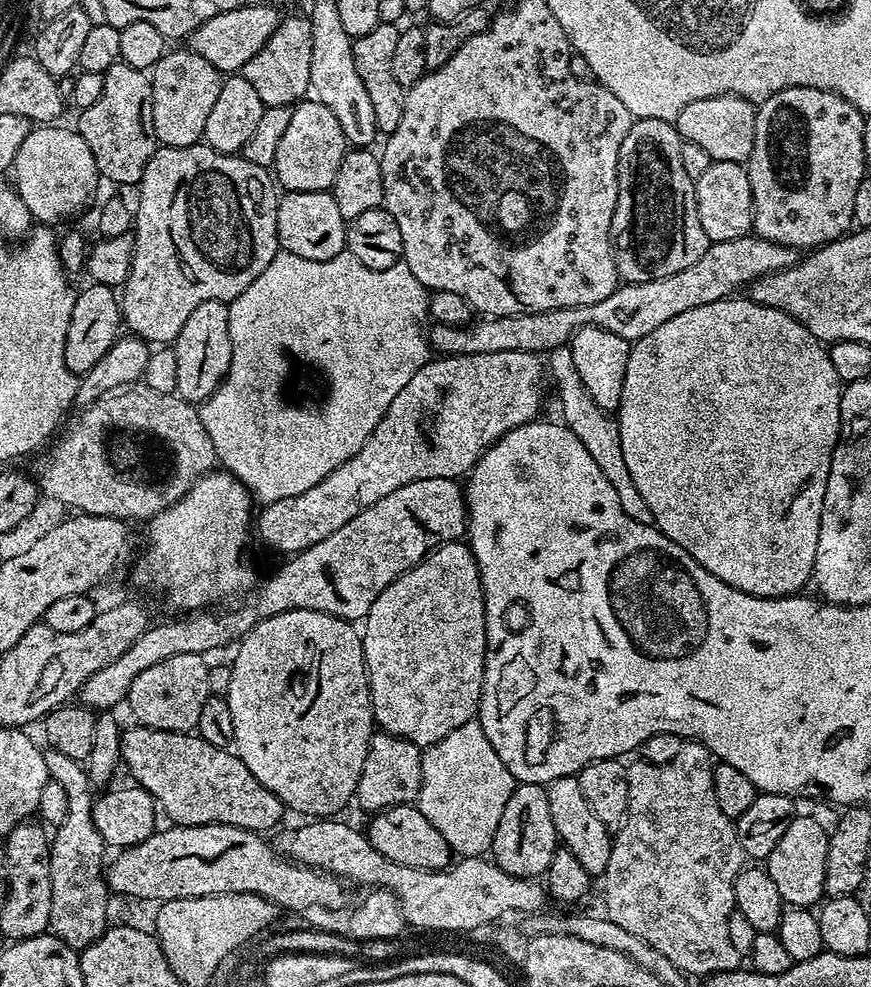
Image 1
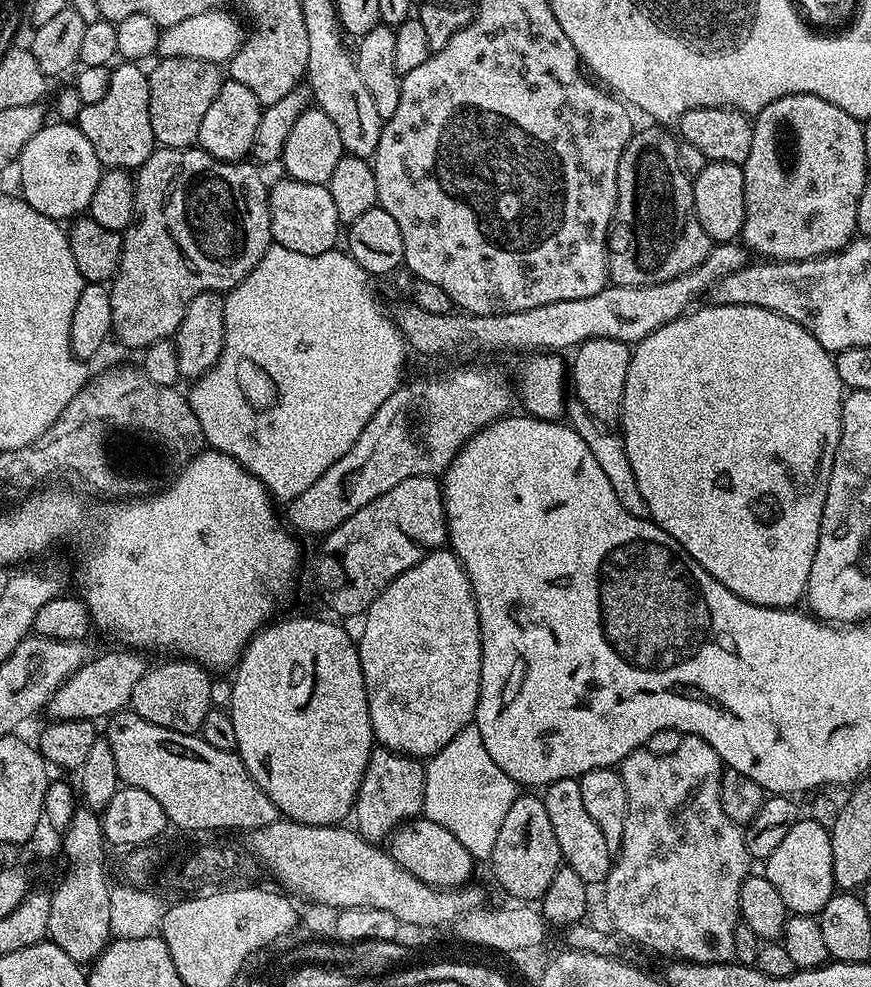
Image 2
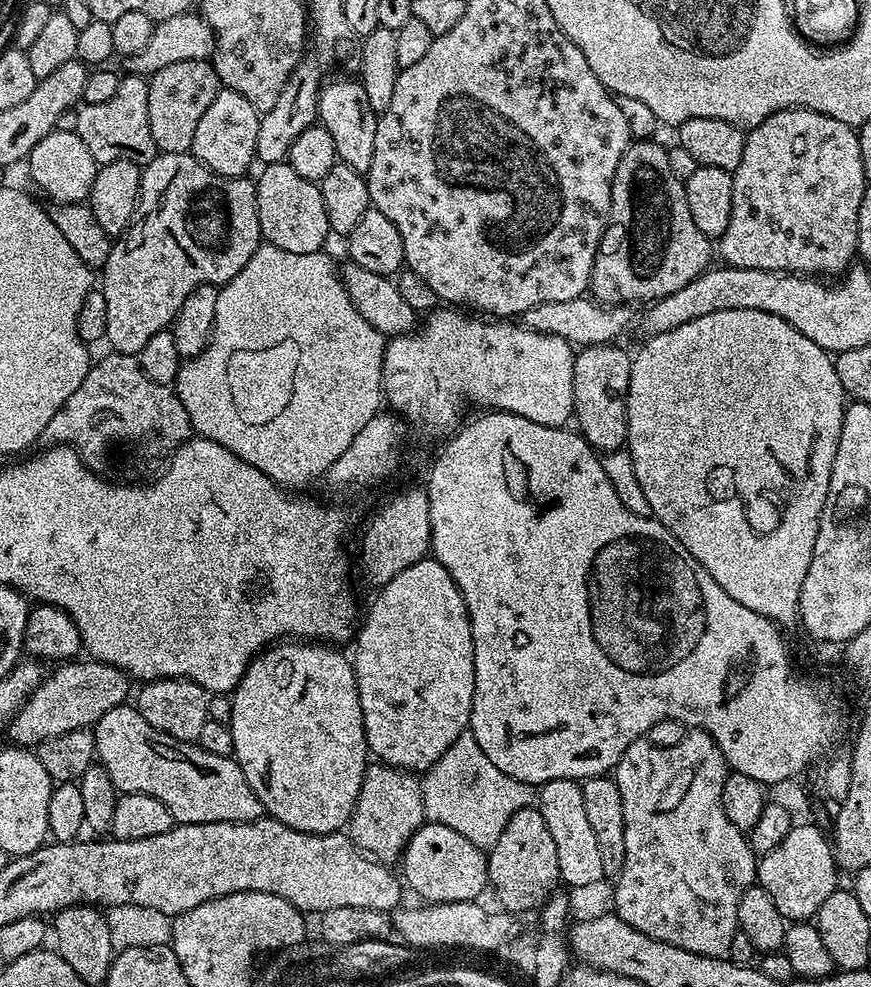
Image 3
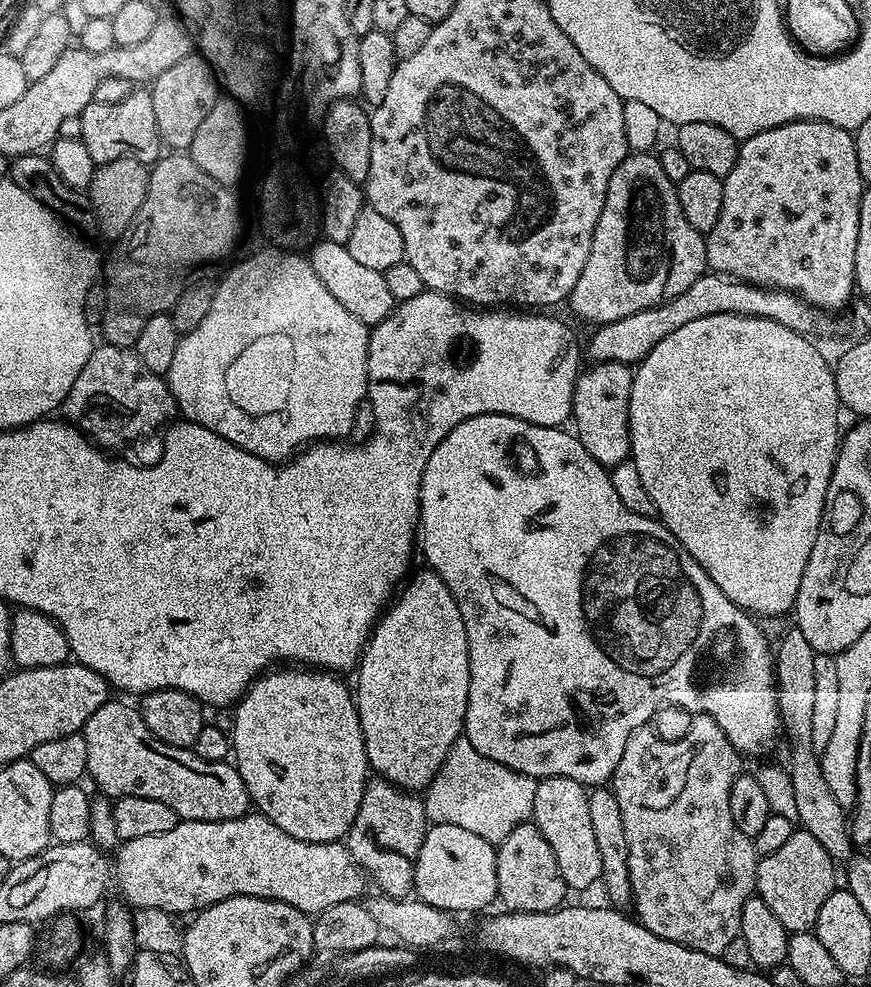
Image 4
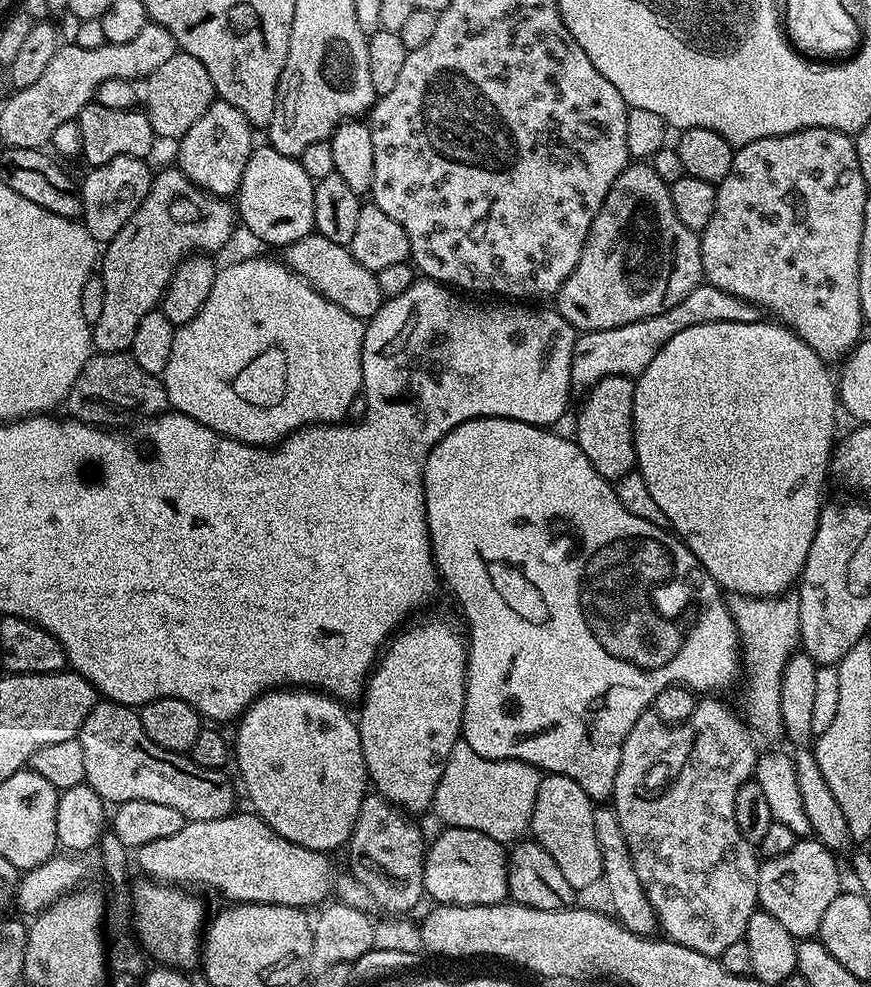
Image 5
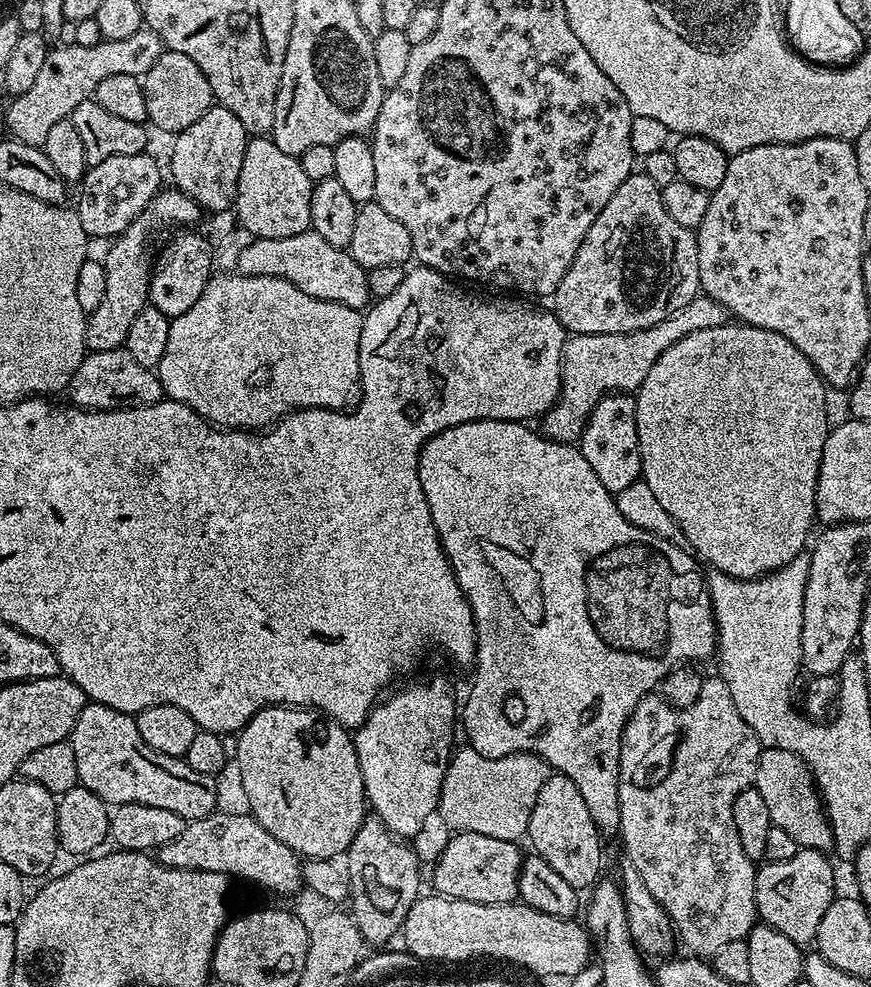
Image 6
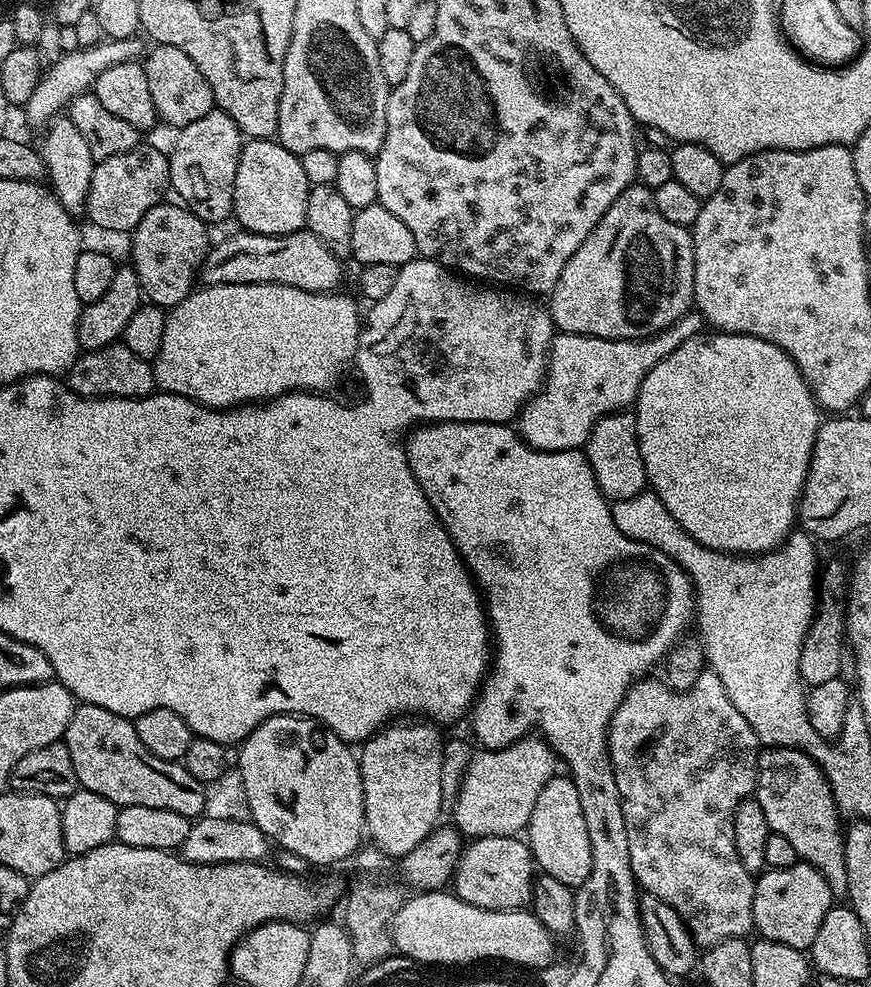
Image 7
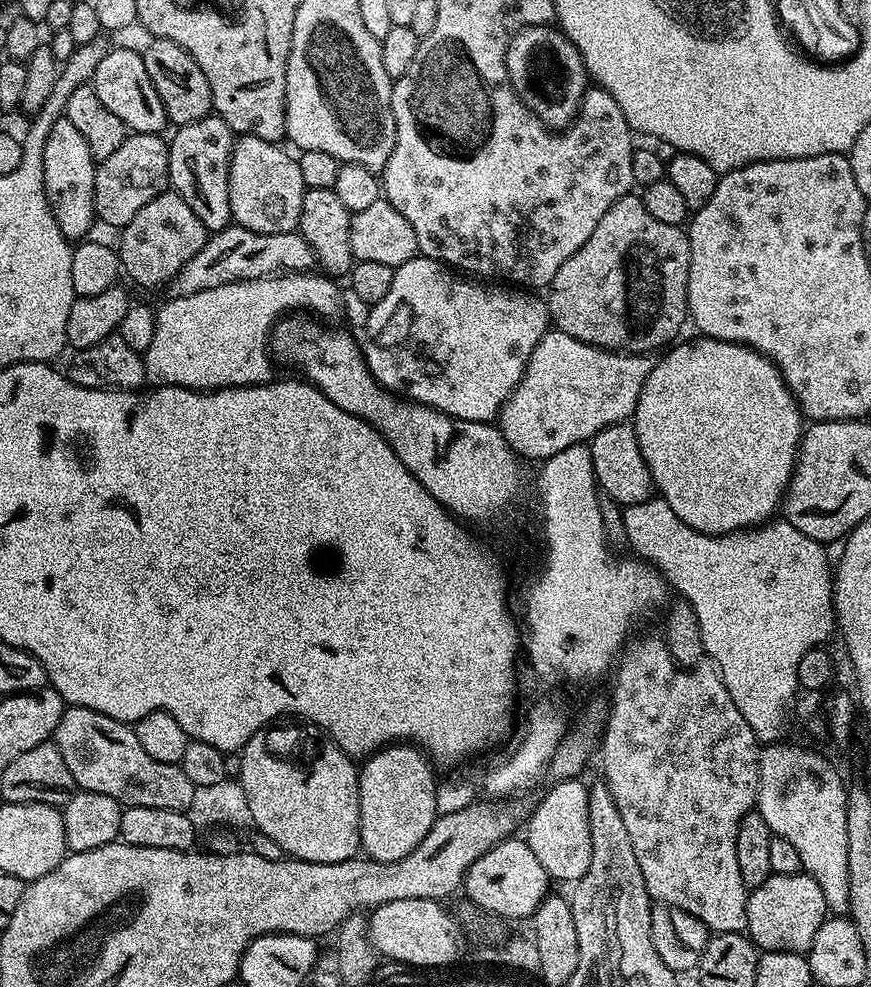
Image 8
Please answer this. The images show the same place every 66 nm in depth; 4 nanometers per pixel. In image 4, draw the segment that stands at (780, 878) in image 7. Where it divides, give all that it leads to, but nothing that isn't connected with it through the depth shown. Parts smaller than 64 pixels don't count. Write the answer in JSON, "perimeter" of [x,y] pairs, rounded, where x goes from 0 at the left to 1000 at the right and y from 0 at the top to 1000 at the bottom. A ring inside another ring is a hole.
{"perimeter":[[[922,841],[910,842],[898,861],[889,861],[889,865],[869,870],[867,907],[884,918],[884,923],[893,929],[893,934],[898,934],[905,945],[936,941],[944,914],[948,914],[961,899],[959,878],[961,876],[955,867],[946,860],[944,853],[935,849],[935,845]]]}

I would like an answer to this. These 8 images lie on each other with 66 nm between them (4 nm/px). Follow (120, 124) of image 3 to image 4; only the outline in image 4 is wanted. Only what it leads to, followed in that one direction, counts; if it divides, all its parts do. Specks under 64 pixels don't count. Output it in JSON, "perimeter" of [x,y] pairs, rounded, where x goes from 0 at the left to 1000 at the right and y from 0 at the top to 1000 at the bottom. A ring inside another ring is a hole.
{"perimeter":[[[154,91],[140,103],[113,103],[107,101],[91,116],[94,124],[92,143],[103,152],[103,160],[110,167],[131,164],[131,160],[154,160],[154,164],[163,164],[173,168],[186,157],[186,143],[181,136],[181,128],[177,128],[177,107],[175,94],[170,91]]]}

